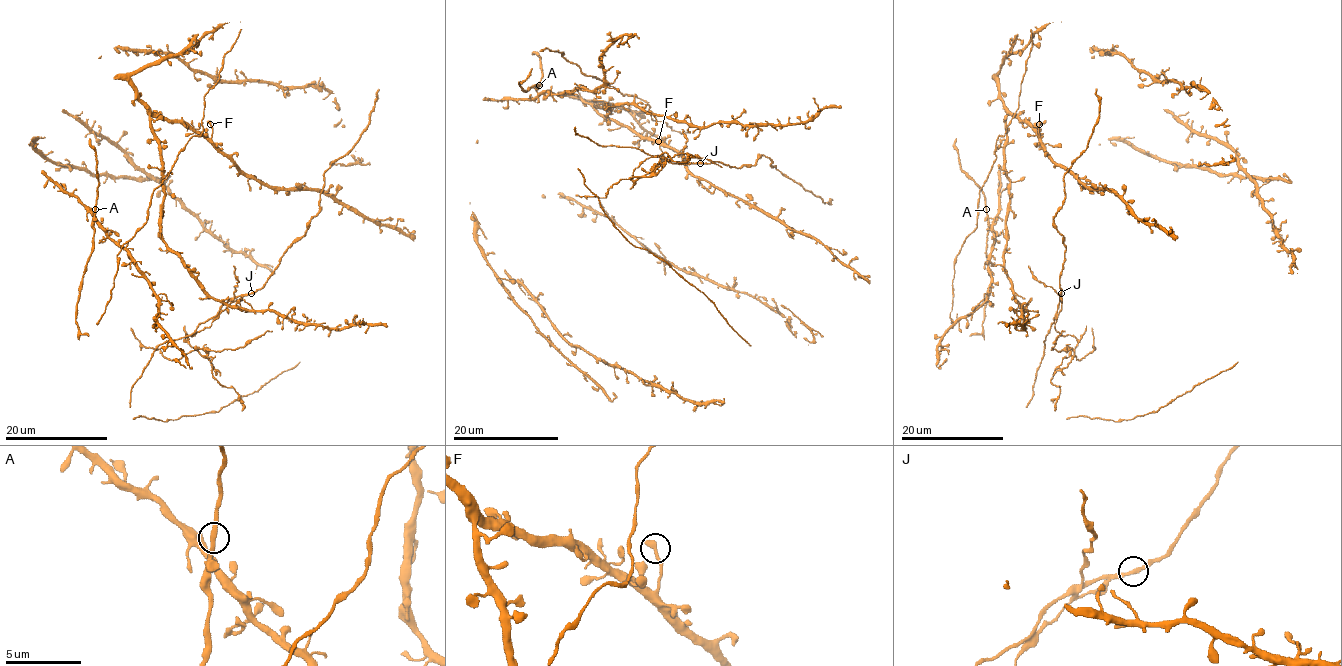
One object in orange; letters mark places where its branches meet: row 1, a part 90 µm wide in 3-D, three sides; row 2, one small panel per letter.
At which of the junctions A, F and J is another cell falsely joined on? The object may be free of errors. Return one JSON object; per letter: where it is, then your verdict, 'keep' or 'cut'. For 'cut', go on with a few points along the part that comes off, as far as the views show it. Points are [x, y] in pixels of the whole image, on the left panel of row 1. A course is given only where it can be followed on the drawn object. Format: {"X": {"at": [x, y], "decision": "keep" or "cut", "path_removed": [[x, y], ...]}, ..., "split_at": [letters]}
{"A": {"at": [95, 209], "decision": "keep"}, "F": {"at": [210, 124], "decision": "keep"}, "J": {"at": [251, 293], "decision": "cut", "path_removed": [[251, 293], [233, 300], [212, 325], [186, 335], [190, 344], [212, 359], [212, 376], [235, 390], [242, 410]]}, "split_at": ["J"]}

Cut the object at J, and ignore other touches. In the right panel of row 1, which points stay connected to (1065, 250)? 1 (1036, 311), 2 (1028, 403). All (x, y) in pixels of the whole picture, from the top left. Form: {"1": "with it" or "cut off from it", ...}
{"1": "with it", "2": "with it"}

